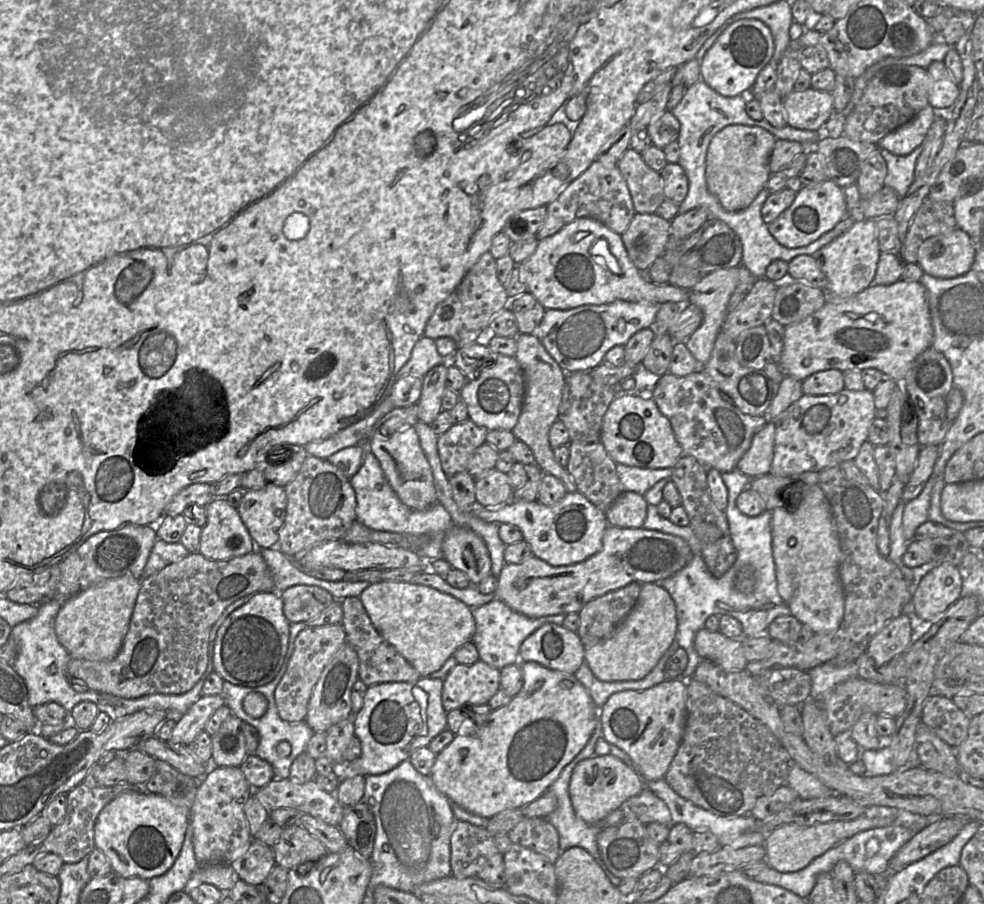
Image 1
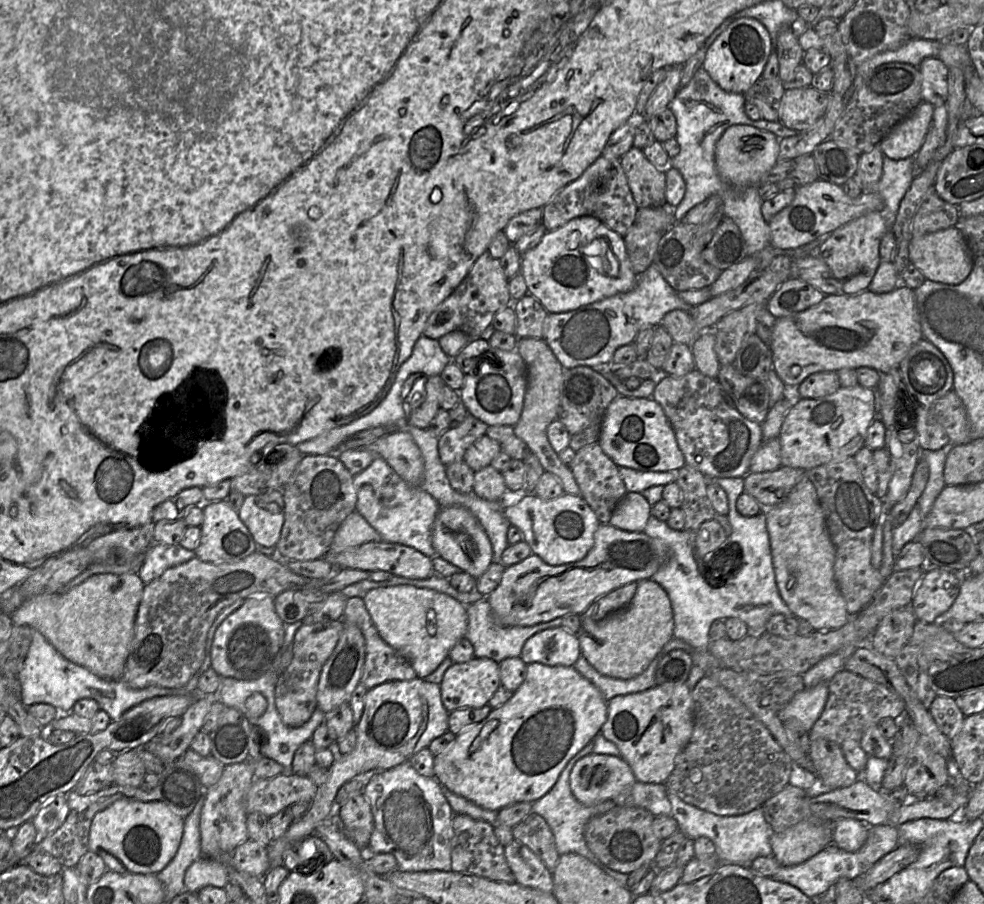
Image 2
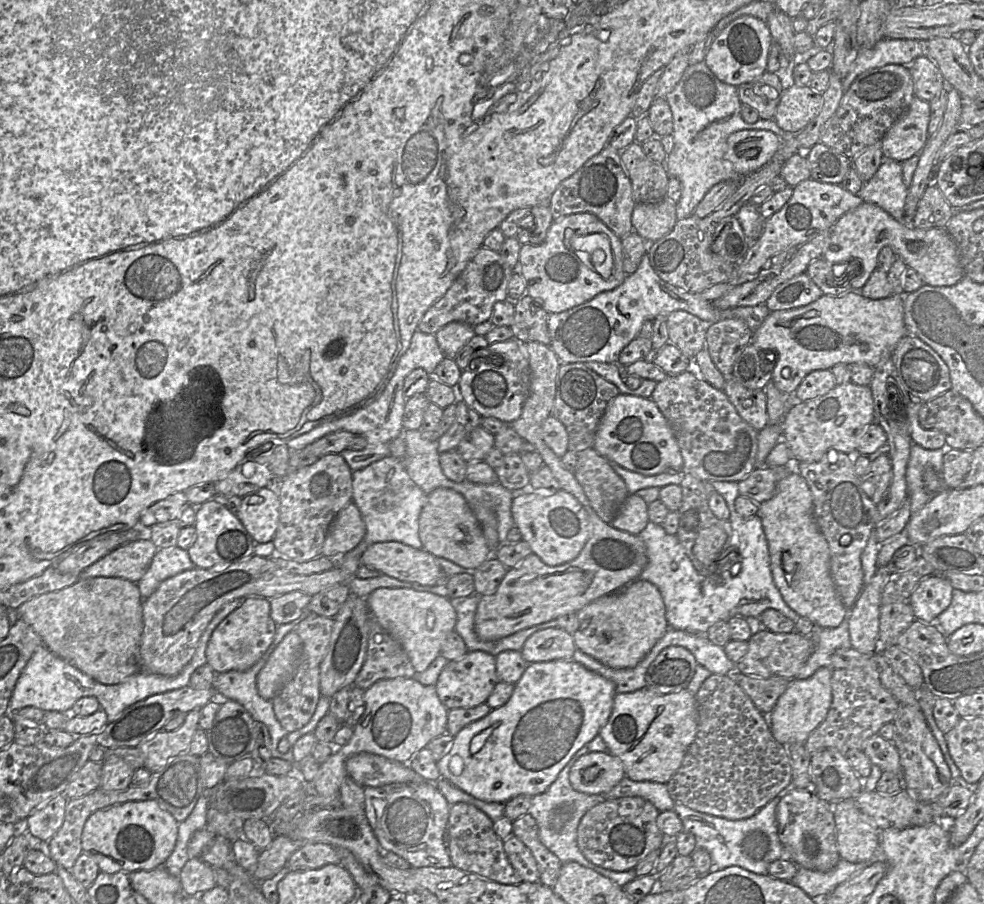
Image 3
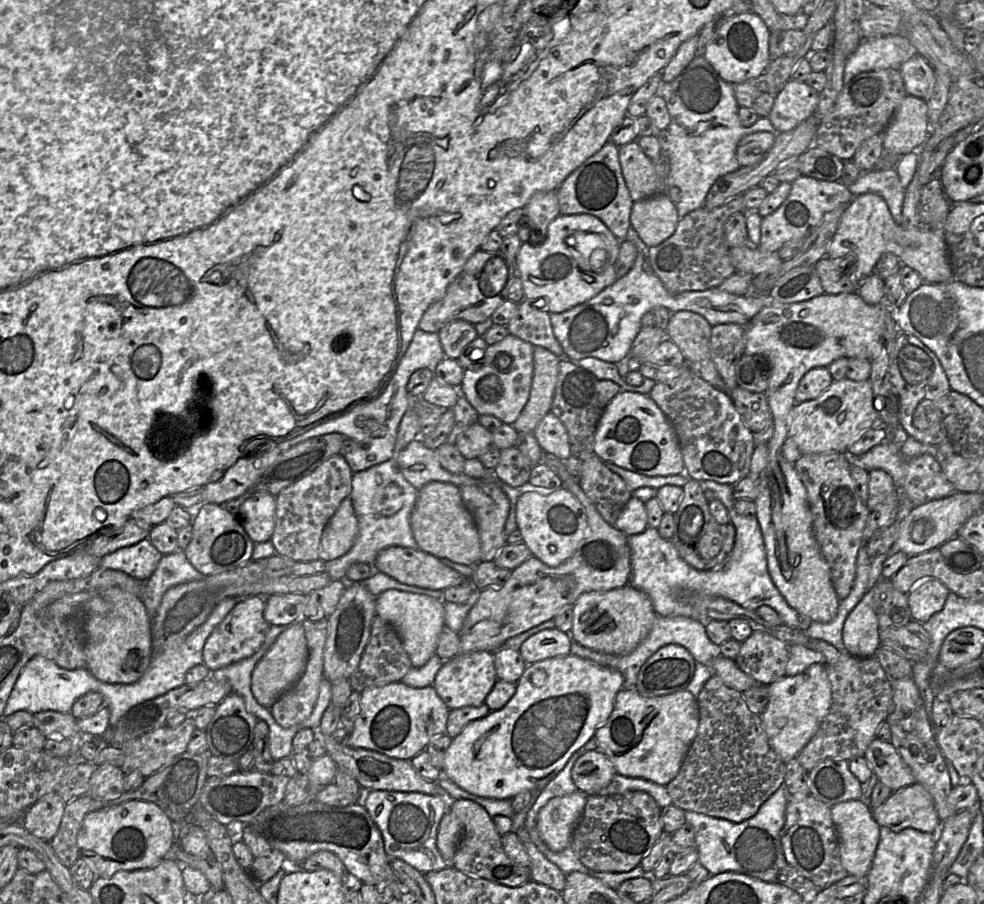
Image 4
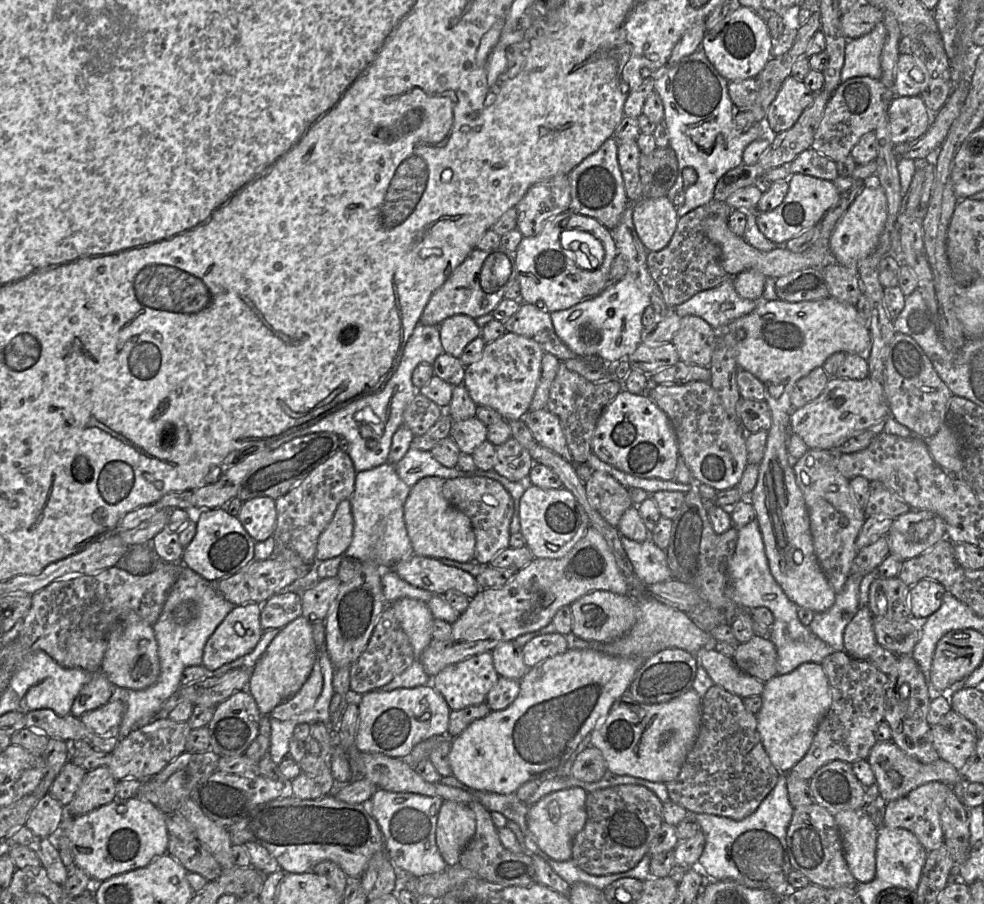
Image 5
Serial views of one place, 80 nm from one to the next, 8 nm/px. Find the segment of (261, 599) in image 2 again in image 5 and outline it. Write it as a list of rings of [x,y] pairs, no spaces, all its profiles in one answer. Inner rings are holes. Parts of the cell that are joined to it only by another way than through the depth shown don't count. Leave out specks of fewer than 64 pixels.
[[[237,605],[222,620],[204,646],[202,666],[207,671],[216,670],[255,648],[264,632],[260,624],[261,605]]]

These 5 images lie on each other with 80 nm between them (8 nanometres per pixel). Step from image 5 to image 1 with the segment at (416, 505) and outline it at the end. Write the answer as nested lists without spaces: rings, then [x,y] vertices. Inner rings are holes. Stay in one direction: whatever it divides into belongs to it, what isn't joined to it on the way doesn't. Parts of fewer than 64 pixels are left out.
[[[453,525],[444,536],[442,552],[443,558],[451,567],[464,572],[473,586],[477,586],[491,574],[491,559],[487,546],[483,539],[469,528]]]

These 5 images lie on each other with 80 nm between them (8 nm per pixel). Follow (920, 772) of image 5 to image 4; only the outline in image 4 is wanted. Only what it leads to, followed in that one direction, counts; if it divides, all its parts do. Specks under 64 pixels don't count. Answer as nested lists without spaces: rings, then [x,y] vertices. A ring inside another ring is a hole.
[[[876,737],[867,747],[864,757],[878,781],[889,787],[892,792],[916,783],[912,771],[891,742]]]

